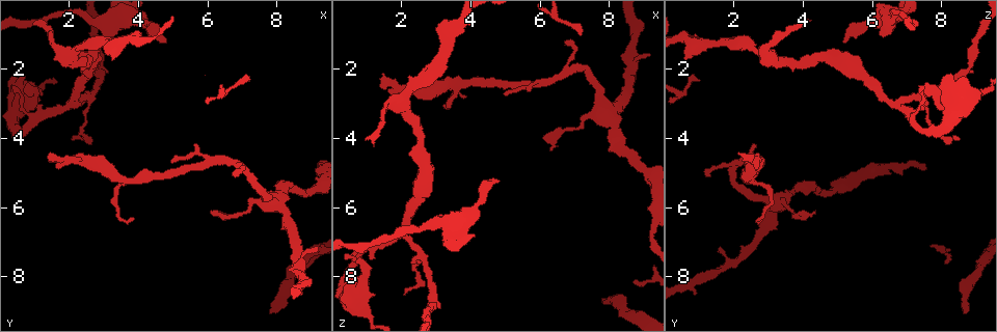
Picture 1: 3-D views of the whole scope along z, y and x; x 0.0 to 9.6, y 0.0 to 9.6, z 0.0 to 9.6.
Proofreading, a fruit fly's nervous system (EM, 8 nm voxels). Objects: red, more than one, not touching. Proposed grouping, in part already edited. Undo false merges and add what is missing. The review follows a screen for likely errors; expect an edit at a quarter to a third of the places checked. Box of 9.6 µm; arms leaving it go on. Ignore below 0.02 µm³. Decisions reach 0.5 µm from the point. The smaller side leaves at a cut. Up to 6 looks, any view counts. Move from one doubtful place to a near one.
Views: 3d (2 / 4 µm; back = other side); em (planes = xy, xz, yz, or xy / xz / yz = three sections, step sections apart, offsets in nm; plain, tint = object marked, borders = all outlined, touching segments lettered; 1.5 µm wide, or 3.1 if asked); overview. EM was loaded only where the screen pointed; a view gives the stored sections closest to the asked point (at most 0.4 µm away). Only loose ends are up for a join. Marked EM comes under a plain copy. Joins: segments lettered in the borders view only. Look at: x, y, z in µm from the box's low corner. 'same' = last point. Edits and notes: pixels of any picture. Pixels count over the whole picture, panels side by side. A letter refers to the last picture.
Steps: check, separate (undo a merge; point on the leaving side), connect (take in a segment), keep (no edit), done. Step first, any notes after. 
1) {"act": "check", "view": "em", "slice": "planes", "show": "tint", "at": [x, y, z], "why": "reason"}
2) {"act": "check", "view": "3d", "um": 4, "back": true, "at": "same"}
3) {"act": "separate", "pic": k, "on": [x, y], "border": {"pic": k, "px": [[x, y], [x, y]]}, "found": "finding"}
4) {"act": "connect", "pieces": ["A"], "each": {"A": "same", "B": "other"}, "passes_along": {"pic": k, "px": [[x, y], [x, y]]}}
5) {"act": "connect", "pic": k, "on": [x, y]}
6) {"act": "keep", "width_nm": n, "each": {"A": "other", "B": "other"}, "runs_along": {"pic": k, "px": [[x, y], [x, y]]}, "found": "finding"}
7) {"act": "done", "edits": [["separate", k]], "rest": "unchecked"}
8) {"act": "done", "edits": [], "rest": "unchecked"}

{"act": "check", "view": "3d", "um": 4, "at": [9.20, 7.15, 1.65]}

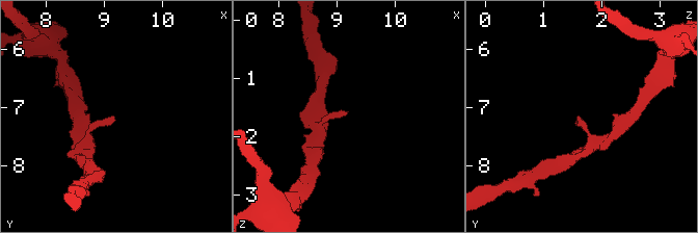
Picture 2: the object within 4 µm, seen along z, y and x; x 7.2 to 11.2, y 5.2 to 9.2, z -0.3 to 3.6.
{"act": "check", "view": "em", "slice": "planes", "show": "borders", "at": [9.15, 7.10, 1.60]}

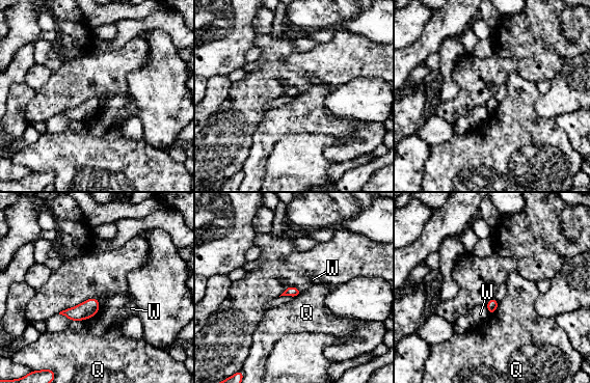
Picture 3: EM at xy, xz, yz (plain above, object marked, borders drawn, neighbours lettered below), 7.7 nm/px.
{"act": "keep", "each": {"Q": "other", "W": "other"}, "border": {"pic": 3, "px": [[100, 304], [92, 316], [73, 321]]}, "found": "none of them fits"}

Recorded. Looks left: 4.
{"act": "check", "view": "em", "slice": "xy", "step": 8, "show": "borders", "at": [1.50, 4.40, 2.10], "why": "end of a long branch"}

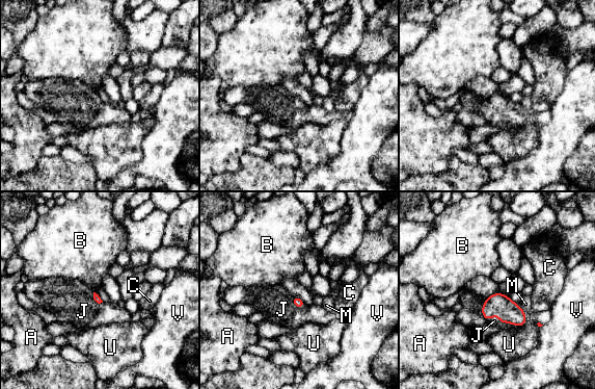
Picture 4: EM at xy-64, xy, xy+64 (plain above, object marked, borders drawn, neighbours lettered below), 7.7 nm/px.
{"act": "check", "view": "em", "slice": "planes", "show": "borders", "at": "same"}

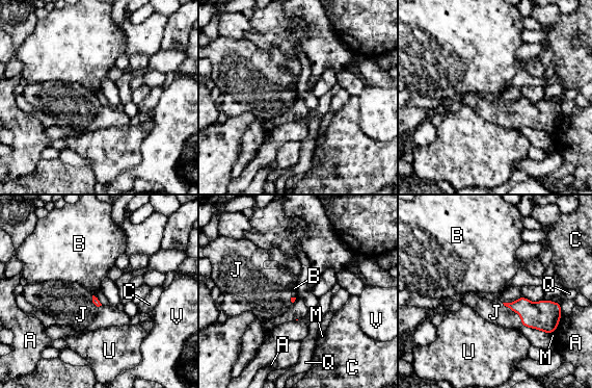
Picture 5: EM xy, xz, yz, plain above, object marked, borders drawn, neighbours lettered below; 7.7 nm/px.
{"act": "connect", "pieces": ["J"], "each": {"A": "other", "B": "other", "C": "other", "J": "same", "M": "other", "Q": "other", "U": "other", "V": "other"}, "passes_along": {"pic": 5, "px": [[544, 315], [516, 311], [494, 312]]}, "found": "the neuron continues"}

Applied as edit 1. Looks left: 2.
{"act": "done", "edits": [["connect", 5]], "rest": "unchecked"}

